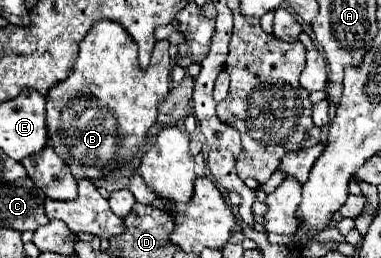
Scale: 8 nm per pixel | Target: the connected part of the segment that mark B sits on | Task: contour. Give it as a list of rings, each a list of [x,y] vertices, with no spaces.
[[[100,21],[84,37],[72,77],[46,95],[46,129],[52,149],[70,167],[76,181],[106,177],[146,145],[148,131],[156,123],[158,103],[170,93],[169,47],[168,41],[157,41],[150,67],[140,69],[136,43],[118,23]]]

